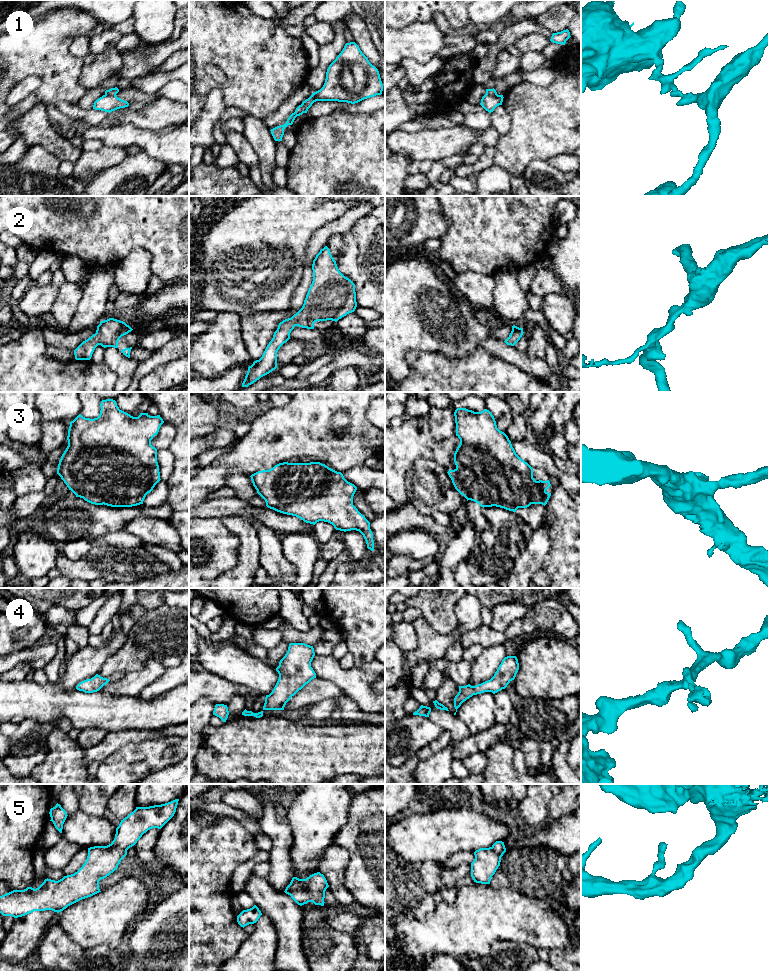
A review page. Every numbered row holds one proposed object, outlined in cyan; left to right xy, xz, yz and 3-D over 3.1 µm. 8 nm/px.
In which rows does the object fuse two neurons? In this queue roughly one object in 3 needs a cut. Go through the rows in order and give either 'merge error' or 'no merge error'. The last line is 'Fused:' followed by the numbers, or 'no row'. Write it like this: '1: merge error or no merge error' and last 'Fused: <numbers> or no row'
1: merge error
2: no merge error
3: no merge error
4: no merge error
5: no merge error
Fused: 1

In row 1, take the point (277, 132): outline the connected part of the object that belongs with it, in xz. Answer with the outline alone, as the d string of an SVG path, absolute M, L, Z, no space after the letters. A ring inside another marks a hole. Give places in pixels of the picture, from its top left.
M310 103L308 105L299 105L295 112L292 113L289 118L287 119L286 123L284 125L280 125L277 126L273 129L271 129L271 134L274 138L275 141L282 141L282 137L284 135L284 129L288 126L288 125L292 125L295 118L296 118L296 114L297 113L307 113L308 109L312 106L313 103Z

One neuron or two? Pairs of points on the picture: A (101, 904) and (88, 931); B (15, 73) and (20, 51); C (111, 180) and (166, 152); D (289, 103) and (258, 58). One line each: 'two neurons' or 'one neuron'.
A: one neuron
B: one neuron
C: two neurons
D: two neurons

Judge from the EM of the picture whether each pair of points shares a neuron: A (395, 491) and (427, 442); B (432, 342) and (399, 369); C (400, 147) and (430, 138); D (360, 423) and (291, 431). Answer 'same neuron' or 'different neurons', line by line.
A: same neuron
B: same neuron
C: same neuron
D: same neuron

